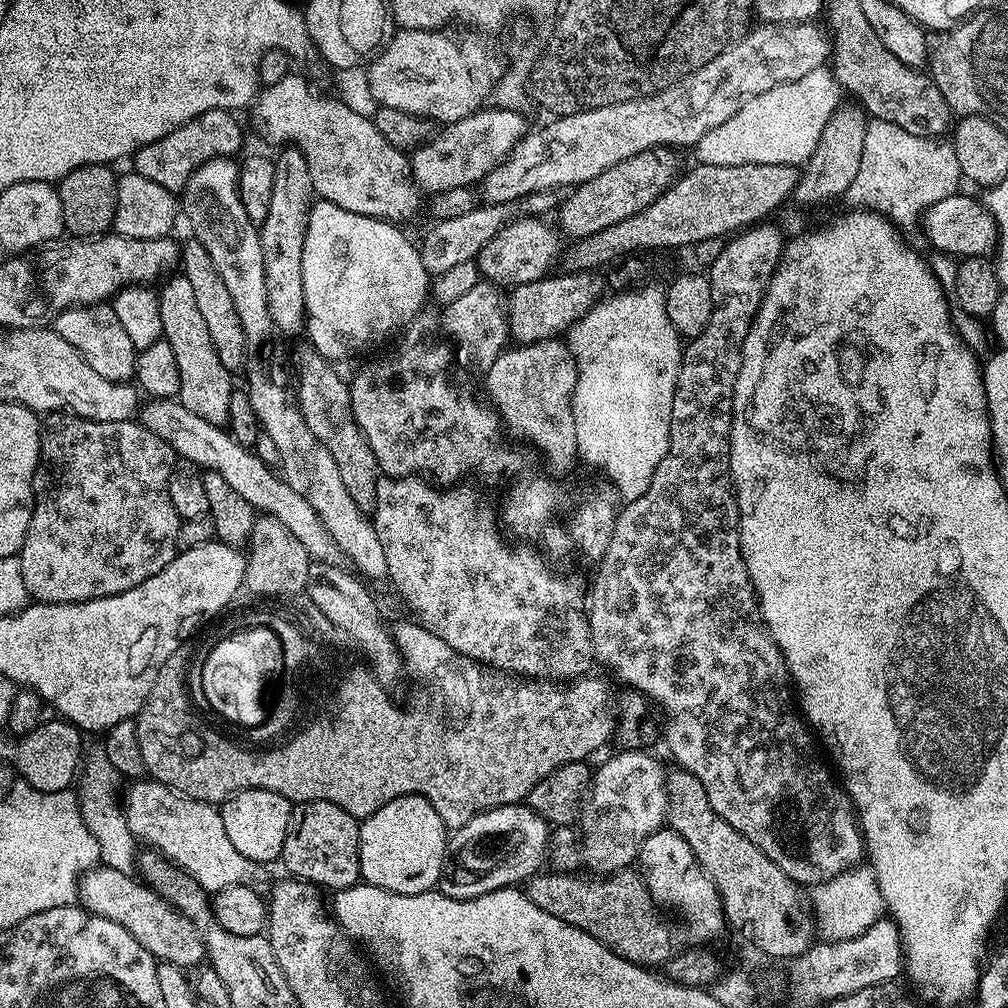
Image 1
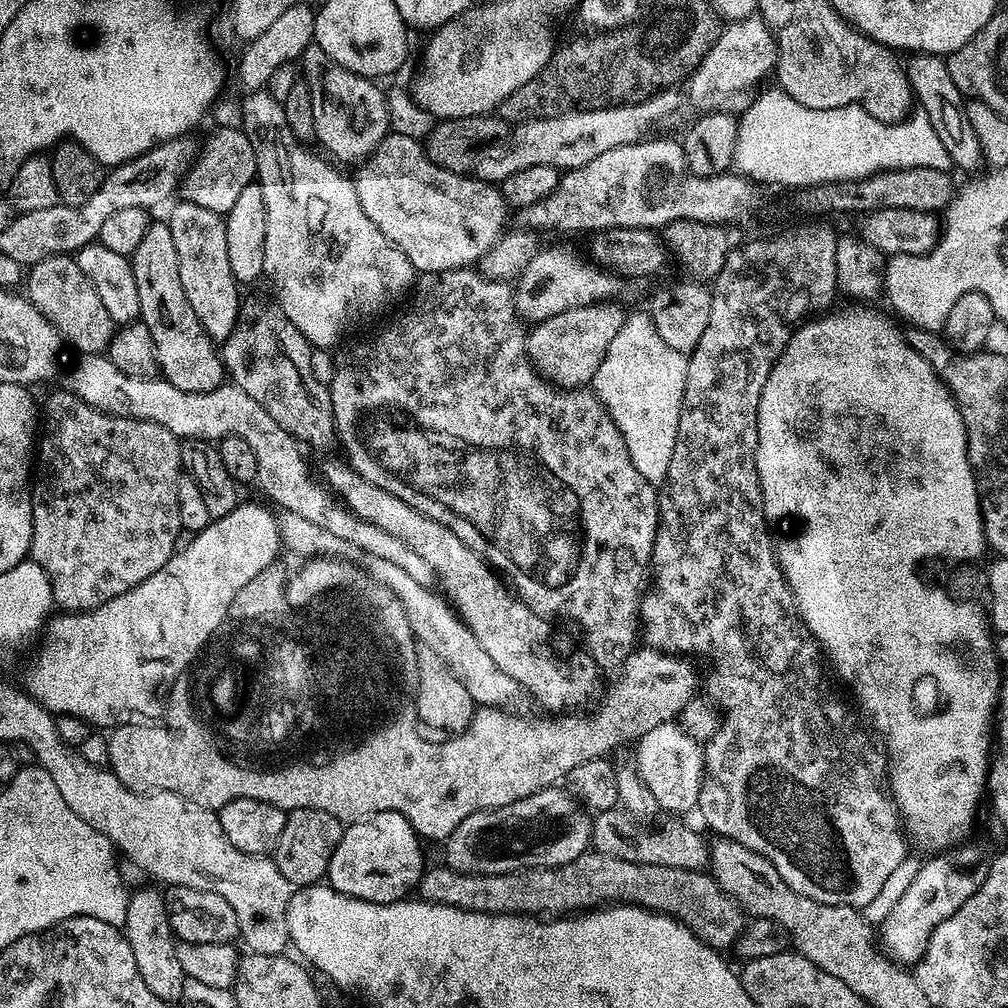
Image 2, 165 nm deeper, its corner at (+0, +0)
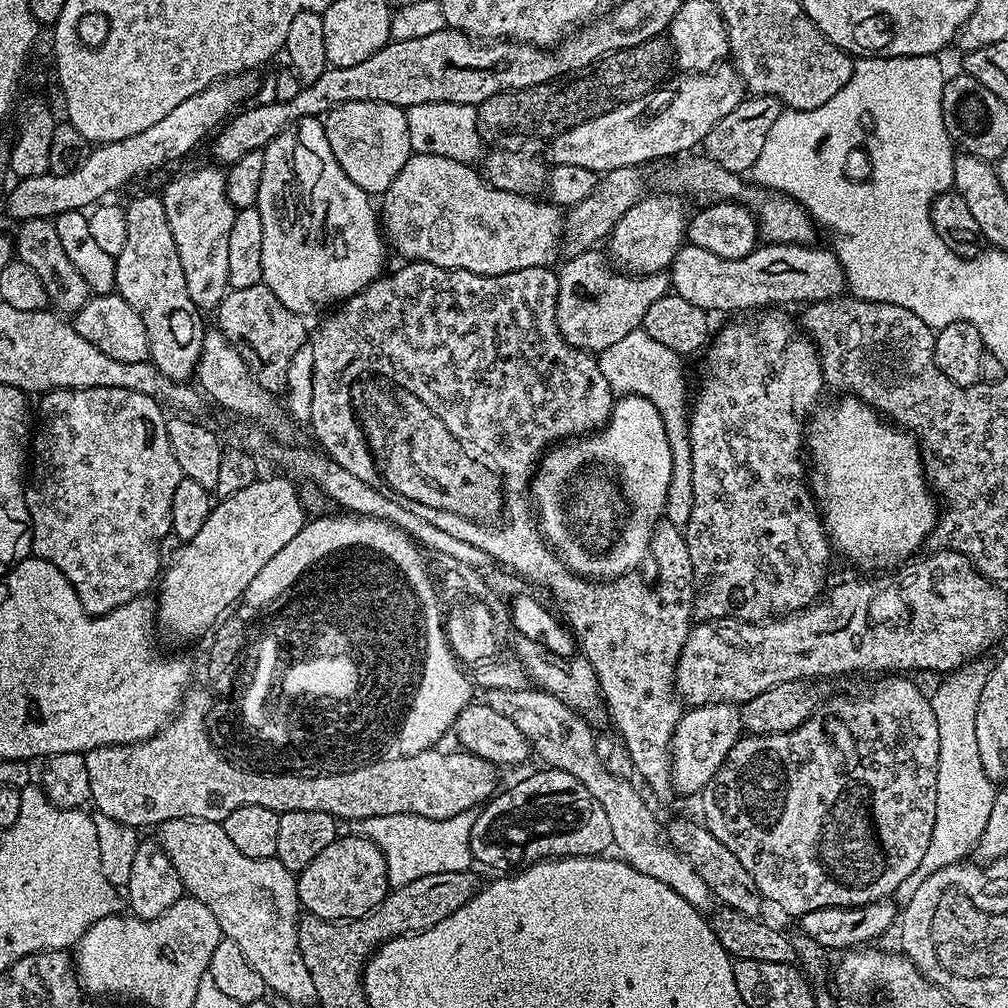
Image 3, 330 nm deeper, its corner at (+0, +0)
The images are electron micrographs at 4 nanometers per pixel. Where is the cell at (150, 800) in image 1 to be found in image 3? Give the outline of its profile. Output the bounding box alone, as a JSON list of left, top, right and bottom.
[158,816,315,1006]

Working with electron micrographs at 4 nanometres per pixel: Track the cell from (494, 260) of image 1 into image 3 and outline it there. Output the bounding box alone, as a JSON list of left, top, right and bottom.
[670,243,846,314]

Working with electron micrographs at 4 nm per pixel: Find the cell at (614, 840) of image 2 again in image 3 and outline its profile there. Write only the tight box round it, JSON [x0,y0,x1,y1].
[666,820,762,918]

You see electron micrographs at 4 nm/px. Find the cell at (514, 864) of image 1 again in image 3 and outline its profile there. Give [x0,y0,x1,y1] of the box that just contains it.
[468,766,613,870]

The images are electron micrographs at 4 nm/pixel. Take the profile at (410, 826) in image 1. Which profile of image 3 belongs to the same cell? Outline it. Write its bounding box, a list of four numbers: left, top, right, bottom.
[296,835,390,920]

